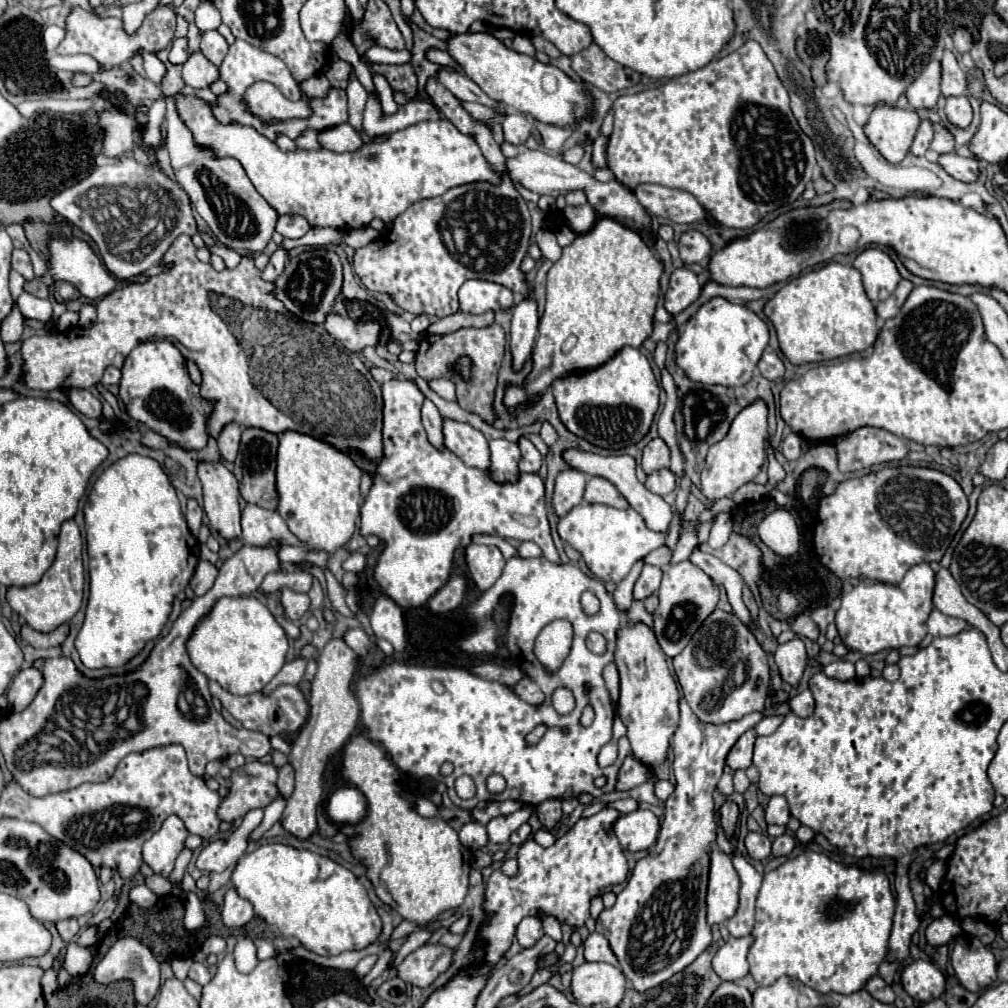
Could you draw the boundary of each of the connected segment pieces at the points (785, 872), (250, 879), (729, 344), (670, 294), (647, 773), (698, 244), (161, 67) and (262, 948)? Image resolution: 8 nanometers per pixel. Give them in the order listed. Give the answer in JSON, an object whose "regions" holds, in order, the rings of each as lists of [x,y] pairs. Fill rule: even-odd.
{"regions":[[[[804,852],[790,858],[776,870],[764,874],[756,902],[756,924],[752,930],[754,942],[748,950],[750,974],[758,986],[770,986],[780,976],[788,976],[822,994],[852,994],[878,972],[888,954],[894,906],[896,900],[890,892],[890,882],[882,872],[864,874],[854,866],[842,866],[816,852]]],[[[264,844],[252,854],[246,854],[238,860],[236,870],[232,872],[232,882],[238,894],[252,902],[254,912],[260,918],[264,918],[270,926],[276,926],[282,936],[292,936],[300,940],[302,946],[312,950],[314,954],[338,956],[346,950],[364,950],[382,934],[382,920],[360,880],[344,866],[320,854],[296,850],[284,844]]],[[[712,298],[686,322],[676,344],[676,364],[694,382],[742,386],[744,382],[750,382],[766,346],[768,326],[762,318],[744,304],[726,298]]],[[[678,268],[670,276],[670,286],[664,294],[664,308],[668,310],[668,314],[676,316],[700,296],[700,290],[702,286],[698,282],[698,276],[686,268]]],[[[630,754],[620,768],[616,790],[632,790],[650,778],[654,778],[654,770],[648,770],[648,766],[640,766],[640,762],[636,762],[636,758],[632,758]]],[[[688,230],[680,236],[678,250],[684,264],[694,264],[706,260],[712,252],[712,246],[710,240],[700,230]]],[[[142,50],[140,54],[142,54],[142,60],[144,60],[144,70],[146,70],[148,80],[152,80],[154,84],[162,86],[162,80],[166,76],[166,64],[156,54],[152,54],[152,52]]],[[[258,938],[254,942],[256,942],[256,948],[258,948],[258,958],[260,960],[268,960],[268,958],[272,958],[276,954],[276,948],[274,948],[274,944],[270,940]]]]}

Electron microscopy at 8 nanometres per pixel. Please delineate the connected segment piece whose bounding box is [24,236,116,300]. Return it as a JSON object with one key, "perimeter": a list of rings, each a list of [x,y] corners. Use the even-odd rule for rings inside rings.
{"perimeter":[[[54,236],[48,240],[48,260],[46,260],[46,272],[42,276],[34,276],[30,282],[24,284],[24,290],[30,294],[36,294],[38,298],[48,298],[48,286],[56,280],[64,280],[74,284],[80,294],[88,300],[100,300],[108,296],[116,288],[116,280],[110,276],[110,272],[104,268],[100,258],[94,254],[94,250],[88,246],[82,238],[66,238],[66,236]]]}

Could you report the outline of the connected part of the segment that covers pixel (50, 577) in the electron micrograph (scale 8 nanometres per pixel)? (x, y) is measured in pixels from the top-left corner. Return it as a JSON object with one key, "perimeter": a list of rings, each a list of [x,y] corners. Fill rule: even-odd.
{"perimeter":[[[66,520],[60,530],[60,544],[54,564],[48,568],[44,578],[38,584],[26,588],[8,588],[6,600],[14,612],[18,612],[28,626],[38,632],[52,632],[60,624],[68,622],[82,604],[84,590],[84,564],[82,564],[82,536],[74,520]]]}

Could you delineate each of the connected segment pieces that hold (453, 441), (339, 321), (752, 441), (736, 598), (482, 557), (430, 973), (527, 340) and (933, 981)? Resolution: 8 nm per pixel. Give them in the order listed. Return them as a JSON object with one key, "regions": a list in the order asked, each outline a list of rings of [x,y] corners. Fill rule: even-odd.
{"regions":[[[[444,418],[444,446],[454,452],[466,466],[488,470],[490,466],[490,450],[488,440],[472,428],[470,424],[456,422],[450,418]]],[[[328,314],[324,328],[332,338],[340,340],[348,350],[360,352],[364,346],[376,346],[378,334],[382,330],[382,322],[374,320],[372,316],[364,316],[360,322],[350,318],[342,318],[338,314]]],[[[764,400],[752,402],[752,406],[746,406],[732,422],[728,434],[724,440],[716,442],[708,450],[706,466],[702,470],[702,494],[708,500],[718,500],[724,496],[730,496],[736,488],[750,482],[762,468],[766,450],[764,450],[764,436],[768,436],[768,408]]],[[[694,550],[692,556],[690,556],[690,562],[700,566],[700,570],[704,570],[712,582],[716,582],[718,586],[724,586],[726,588],[726,594],[728,594],[728,600],[734,608],[734,614],[744,622],[744,624],[750,624],[752,618],[748,614],[748,608],[744,606],[742,602],[742,588],[744,588],[744,582],[740,578],[740,574],[732,568],[728,568],[726,564],[722,564],[718,558],[714,558],[712,554],[706,554],[702,550]]],[[[470,544],[466,548],[466,564],[474,584],[484,592],[500,578],[506,560],[496,546]]],[[[424,944],[422,948],[414,950],[408,954],[400,964],[398,964],[398,978],[402,978],[406,984],[412,984],[416,988],[428,988],[442,972],[446,972],[454,962],[454,950],[444,950],[442,944]]],[[[526,298],[526,300],[518,302],[512,312],[510,352],[512,352],[512,370],[514,372],[524,368],[526,358],[532,354],[536,334],[538,334],[536,304],[532,298]]],[[[916,960],[902,972],[902,986],[916,1002],[930,1002],[944,992],[942,972],[928,960]]]]}

